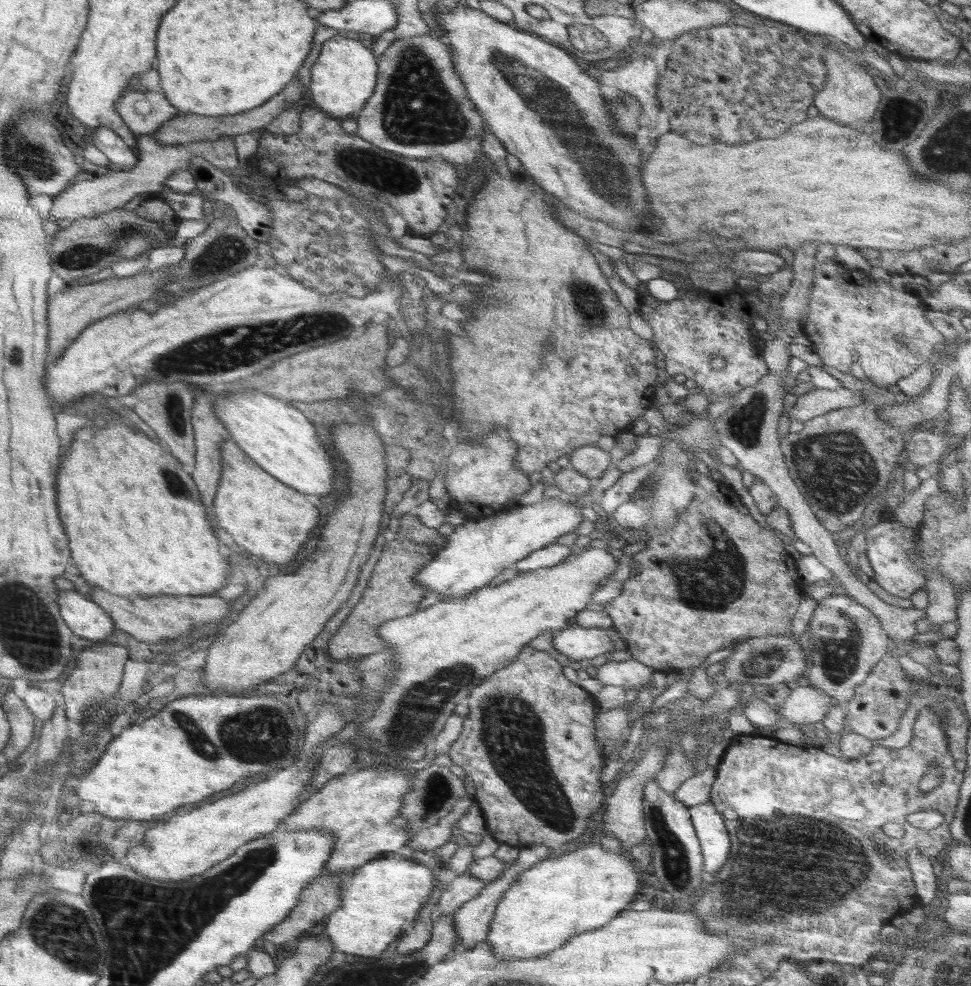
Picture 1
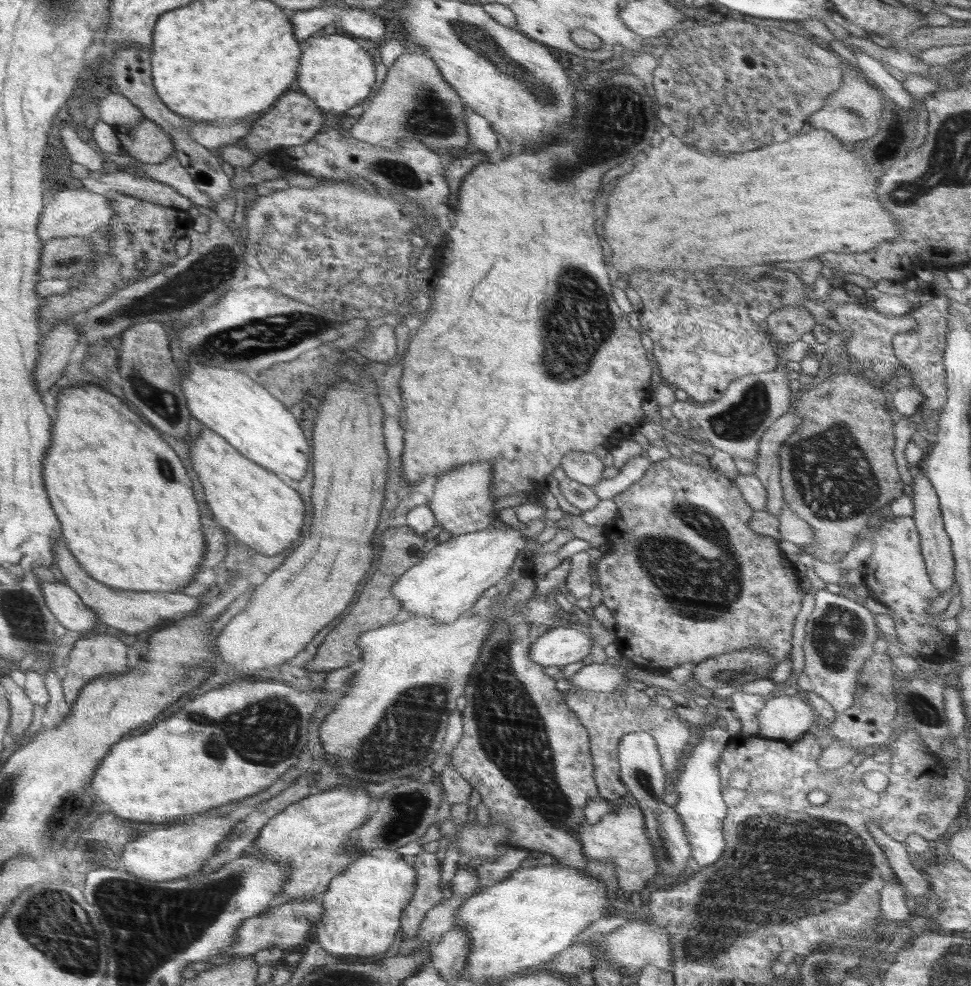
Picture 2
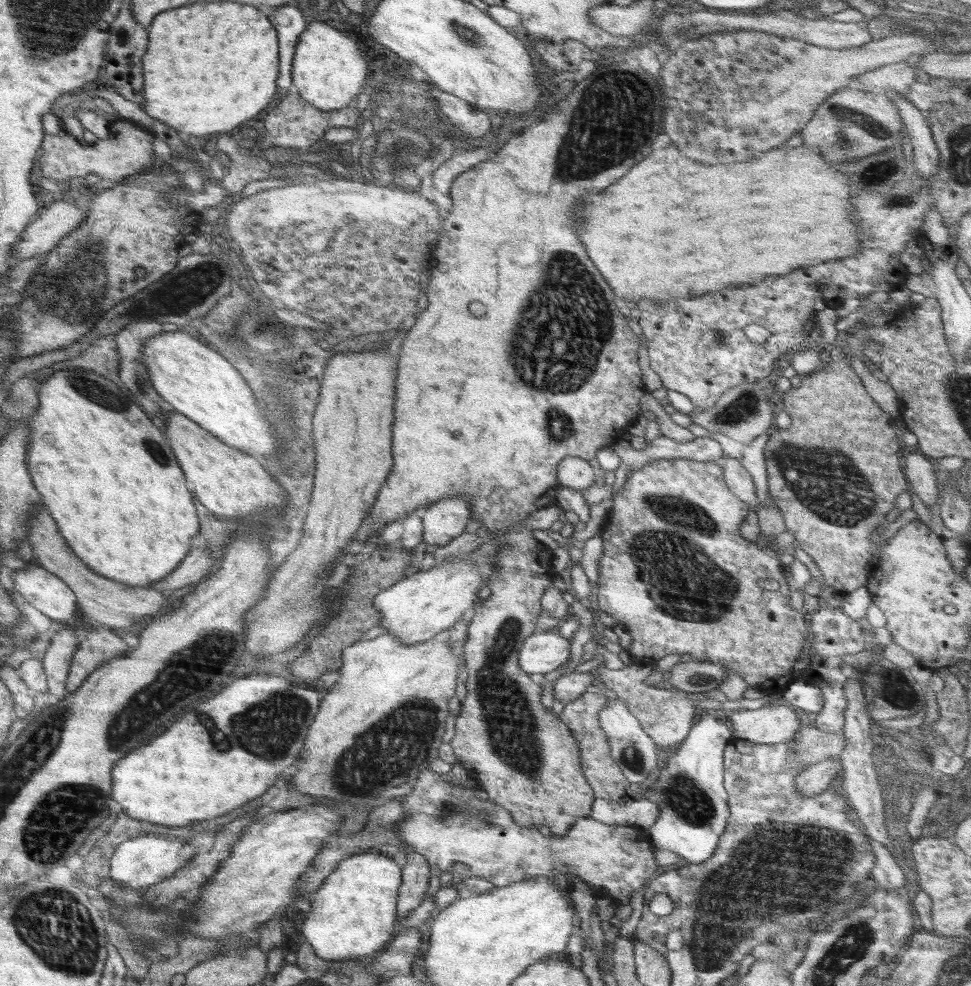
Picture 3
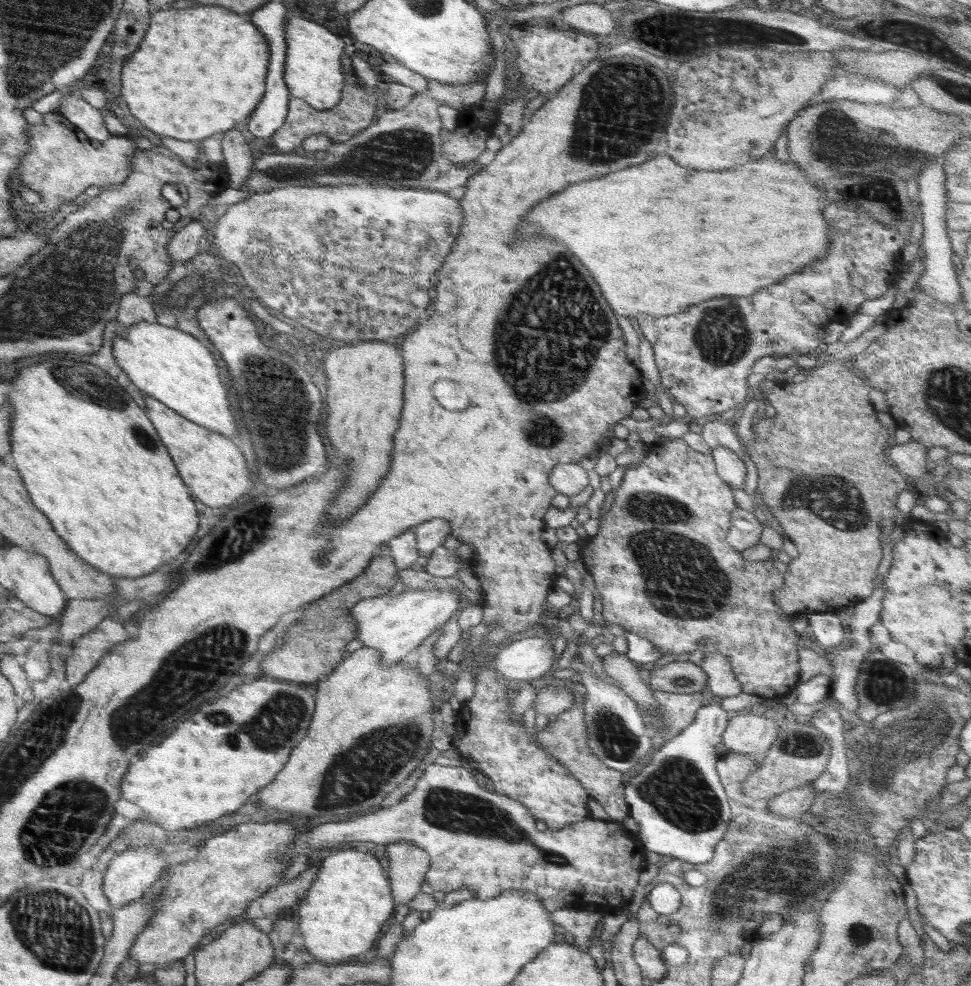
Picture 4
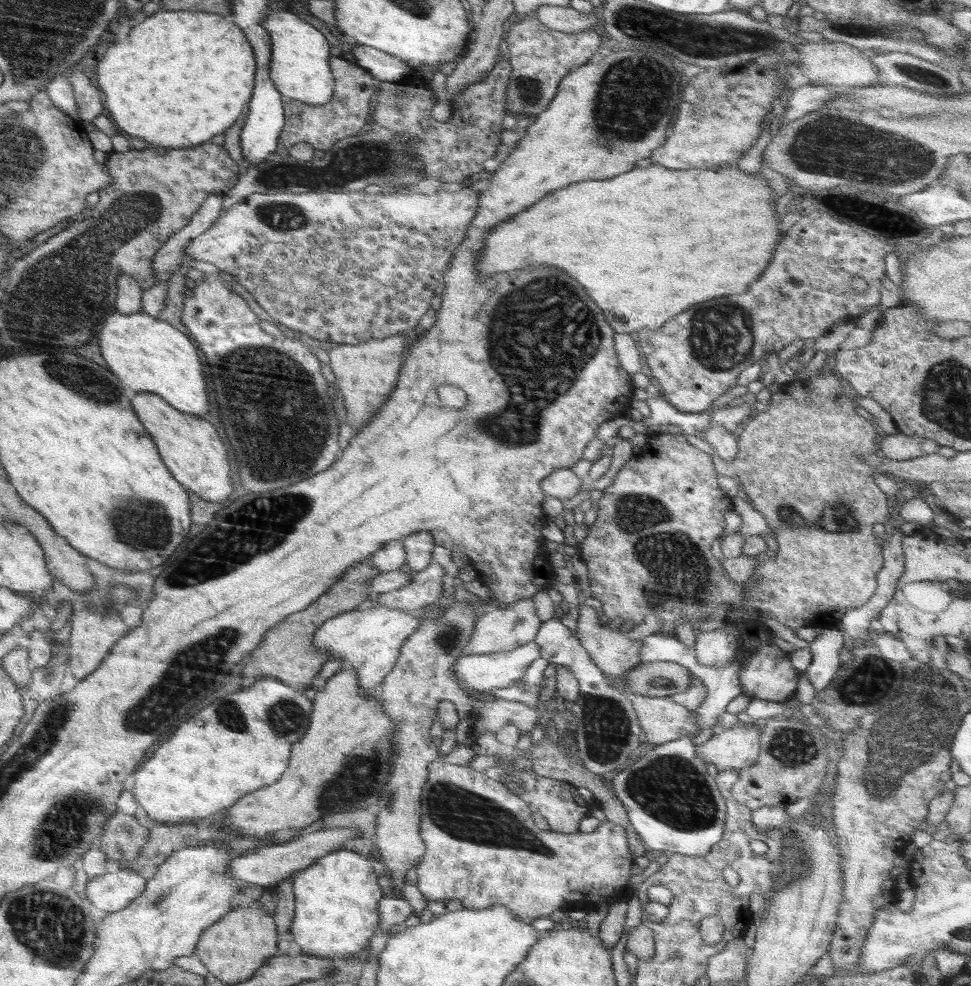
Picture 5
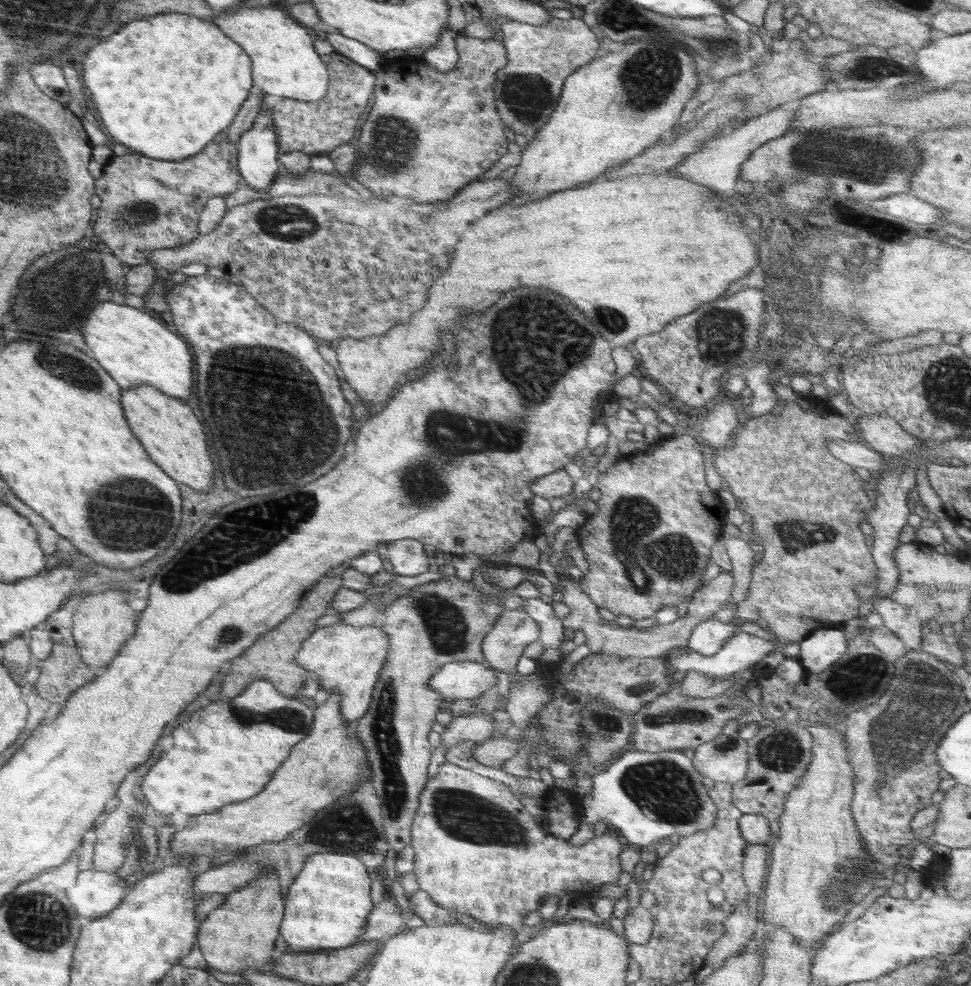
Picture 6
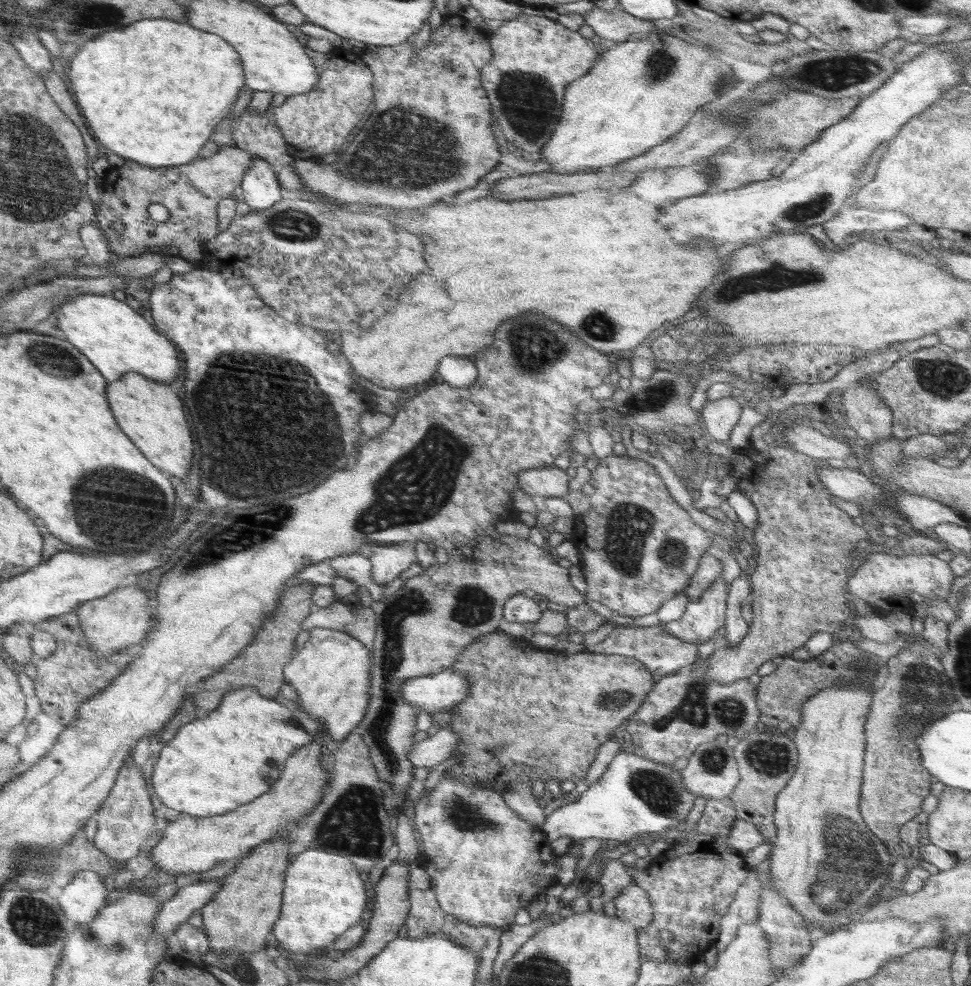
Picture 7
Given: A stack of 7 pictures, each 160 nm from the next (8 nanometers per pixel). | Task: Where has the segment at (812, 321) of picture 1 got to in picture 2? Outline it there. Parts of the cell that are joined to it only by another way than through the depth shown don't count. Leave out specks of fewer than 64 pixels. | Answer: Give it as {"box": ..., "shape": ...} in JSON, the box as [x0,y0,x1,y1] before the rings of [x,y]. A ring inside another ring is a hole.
{"box":[826,303,916,382],"shape":[[[836,303],[832,307],[832,312],[835,314],[837,323],[843,330],[852,330],[852,335],[845,340],[844,344],[834,336],[832,343],[836,350],[832,352],[826,352],[828,358],[832,358],[832,362],[838,362],[841,358],[847,358],[847,356],[854,356],[854,358],[860,358],[860,362],[868,363],[868,371],[871,379],[884,380],[888,382],[890,376],[894,375],[900,365],[900,361],[896,358],[892,348],[892,338],[896,334],[908,333],[916,326],[916,321],[911,317],[911,312],[907,312],[900,317],[886,317],[882,316],[882,313],[874,311],[872,308],[868,308],[868,303]]]}

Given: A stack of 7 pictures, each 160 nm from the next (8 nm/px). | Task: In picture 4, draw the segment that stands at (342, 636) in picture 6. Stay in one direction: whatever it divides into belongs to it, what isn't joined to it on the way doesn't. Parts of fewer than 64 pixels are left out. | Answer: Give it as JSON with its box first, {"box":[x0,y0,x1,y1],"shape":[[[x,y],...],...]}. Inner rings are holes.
{"box":[349,588,463,666],"shape":[[[408,588],[398,595],[386,594],[358,602],[349,610],[349,616],[358,629],[356,639],[360,640],[364,647],[379,650],[381,664],[390,666],[403,660],[408,652],[420,646],[436,629],[450,620],[456,611],[463,607],[463,599],[462,594],[456,589],[442,592],[440,589]]]}

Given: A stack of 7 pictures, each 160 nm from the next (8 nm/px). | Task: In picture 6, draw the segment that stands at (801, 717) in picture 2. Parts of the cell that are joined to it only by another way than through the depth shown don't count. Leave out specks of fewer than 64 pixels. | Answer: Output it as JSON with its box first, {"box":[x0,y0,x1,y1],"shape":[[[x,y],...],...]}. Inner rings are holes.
{"box":[691,732,748,784],"shape":[[[738,732],[732,736],[721,733],[711,742],[705,742],[694,749],[694,758],[691,760],[698,774],[711,778],[714,782],[729,782],[734,784],[740,782],[747,773],[748,753],[747,740],[742,739]]]}

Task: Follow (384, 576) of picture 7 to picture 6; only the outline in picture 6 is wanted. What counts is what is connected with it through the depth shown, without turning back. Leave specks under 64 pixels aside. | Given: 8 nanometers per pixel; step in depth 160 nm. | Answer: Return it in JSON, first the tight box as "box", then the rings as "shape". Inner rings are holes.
{"box":[384,538,430,576],"shape":[[[406,538],[384,545],[388,552],[388,562],[392,564],[393,573],[401,576],[418,576],[418,574],[426,573],[429,570],[430,563],[428,562],[428,555],[424,552],[424,545],[413,538]]]}

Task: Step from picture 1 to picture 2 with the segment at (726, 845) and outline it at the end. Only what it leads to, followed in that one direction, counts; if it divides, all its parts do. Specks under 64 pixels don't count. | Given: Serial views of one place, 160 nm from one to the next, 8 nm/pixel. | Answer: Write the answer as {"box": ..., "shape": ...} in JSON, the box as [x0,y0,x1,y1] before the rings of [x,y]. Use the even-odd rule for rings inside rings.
{"box":[673,724,730,867],"shape":[[[715,724],[704,731],[700,742],[691,750],[691,756],[684,762],[684,769],[674,782],[678,803],[673,807],[685,826],[685,835],[692,848],[692,858],[701,867],[716,862],[726,848],[722,820],[725,820],[728,810],[721,793],[718,764],[730,737],[728,731]]]}

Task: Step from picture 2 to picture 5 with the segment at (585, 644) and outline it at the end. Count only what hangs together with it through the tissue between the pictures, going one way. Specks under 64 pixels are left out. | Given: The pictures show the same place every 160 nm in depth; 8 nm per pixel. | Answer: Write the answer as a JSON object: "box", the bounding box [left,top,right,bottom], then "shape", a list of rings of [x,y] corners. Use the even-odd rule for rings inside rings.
{"box":[453,642,541,696],"shape":[[[528,642],[510,652],[496,652],[486,655],[462,655],[454,663],[453,674],[457,682],[465,690],[474,696],[481,696],[485,691],[495,688],[504,688],[511,686],[523,676],[528,665],[536,660],[541,654],[541,649],[536,642]]]}

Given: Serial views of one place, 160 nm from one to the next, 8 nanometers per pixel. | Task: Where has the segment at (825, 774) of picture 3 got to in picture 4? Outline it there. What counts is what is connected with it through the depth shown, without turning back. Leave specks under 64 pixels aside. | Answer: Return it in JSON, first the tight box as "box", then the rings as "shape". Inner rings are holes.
{"box":[769,782,818,817],"shape":[[[809,782],[769,799],[769,810],[780,817],[799,817],[802,813],[808,812],[816,795],[818,794],[813,790],[813,782]]]}

